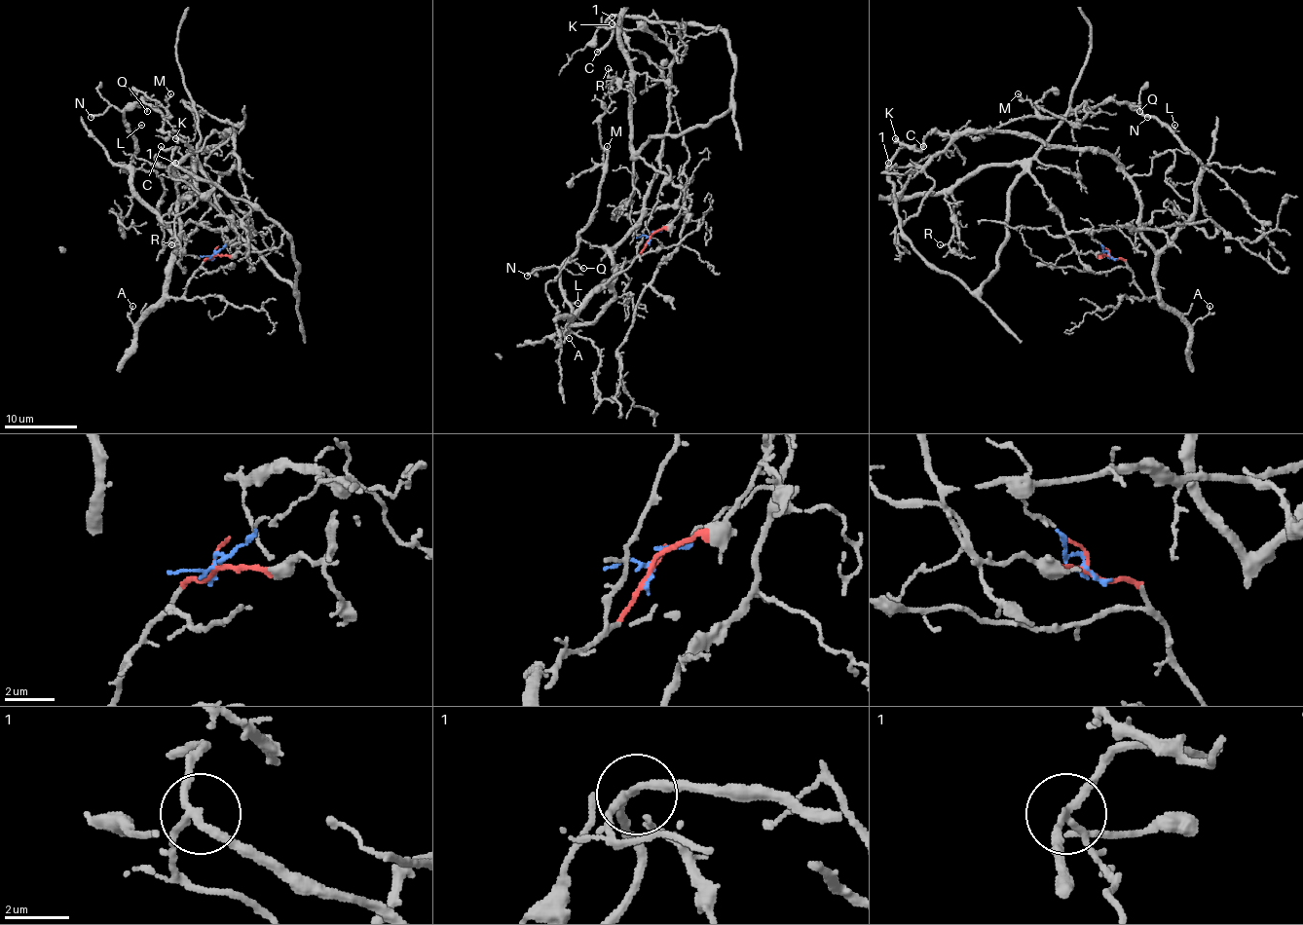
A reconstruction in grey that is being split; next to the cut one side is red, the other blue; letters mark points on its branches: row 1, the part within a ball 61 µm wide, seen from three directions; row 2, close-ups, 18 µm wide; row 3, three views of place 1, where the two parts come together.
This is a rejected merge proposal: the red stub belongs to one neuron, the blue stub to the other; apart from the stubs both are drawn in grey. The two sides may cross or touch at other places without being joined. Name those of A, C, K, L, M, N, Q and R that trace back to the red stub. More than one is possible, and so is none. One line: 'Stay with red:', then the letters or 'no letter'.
Stay with red: A, K, L, M, N, Q

